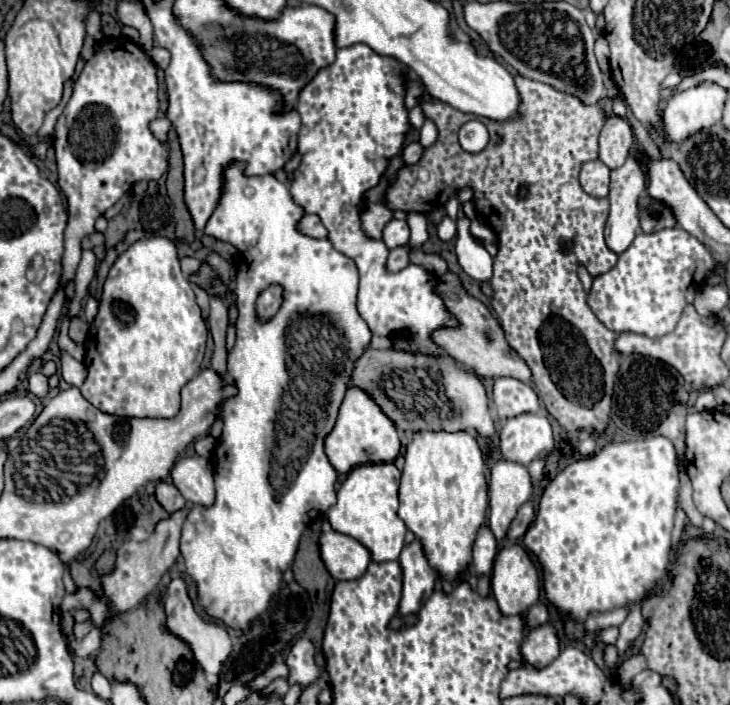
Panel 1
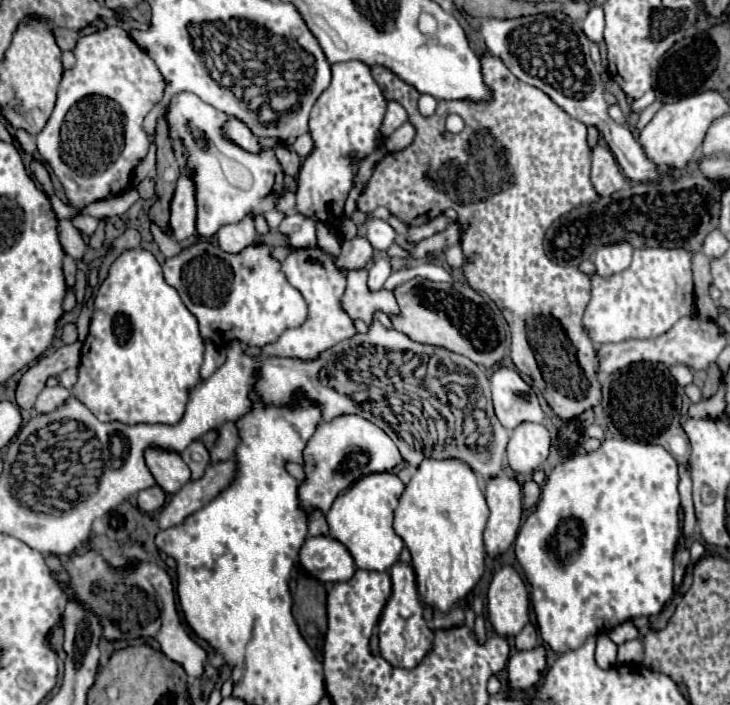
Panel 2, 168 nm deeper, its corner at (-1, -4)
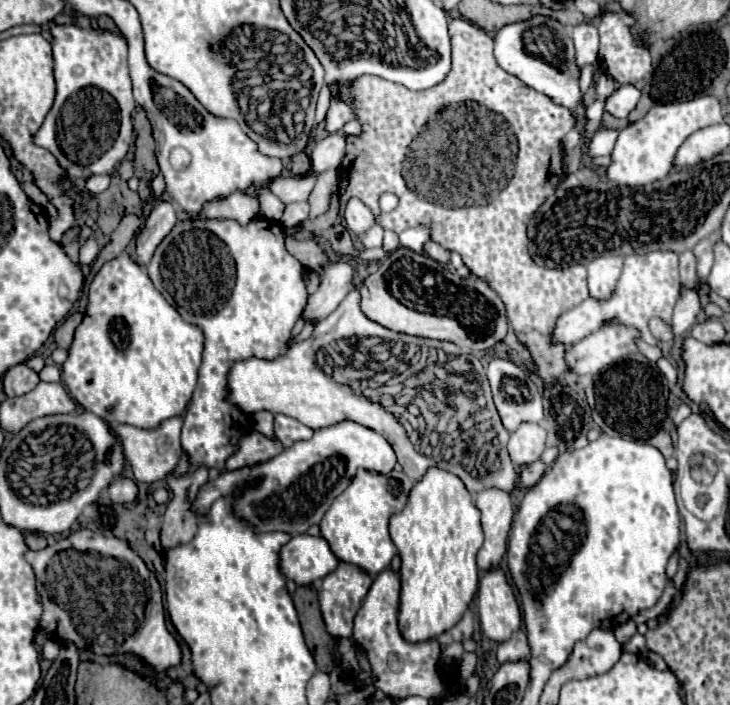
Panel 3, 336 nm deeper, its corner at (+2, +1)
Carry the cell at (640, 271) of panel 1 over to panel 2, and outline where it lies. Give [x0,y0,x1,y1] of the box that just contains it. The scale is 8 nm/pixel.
[583,247,695,345]

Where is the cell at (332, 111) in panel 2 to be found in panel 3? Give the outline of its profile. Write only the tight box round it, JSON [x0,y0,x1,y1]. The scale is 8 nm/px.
[326,98,354,132]

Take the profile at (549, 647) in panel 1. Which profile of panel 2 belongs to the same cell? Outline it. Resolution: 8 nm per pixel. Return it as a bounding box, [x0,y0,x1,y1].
[507,645,547,689]

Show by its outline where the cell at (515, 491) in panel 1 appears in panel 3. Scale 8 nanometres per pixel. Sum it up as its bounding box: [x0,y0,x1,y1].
[474,488,514,570]

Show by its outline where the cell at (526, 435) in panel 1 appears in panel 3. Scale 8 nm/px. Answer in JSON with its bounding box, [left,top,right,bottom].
[508,422,546,466]

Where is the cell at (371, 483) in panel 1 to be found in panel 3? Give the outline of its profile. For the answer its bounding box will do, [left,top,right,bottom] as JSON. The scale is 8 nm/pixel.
[320,470,414,578]

